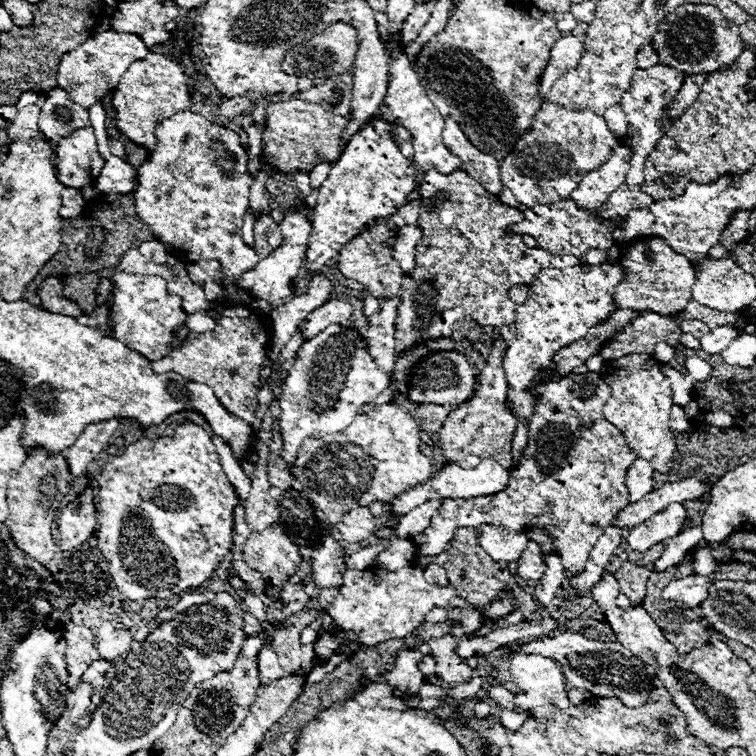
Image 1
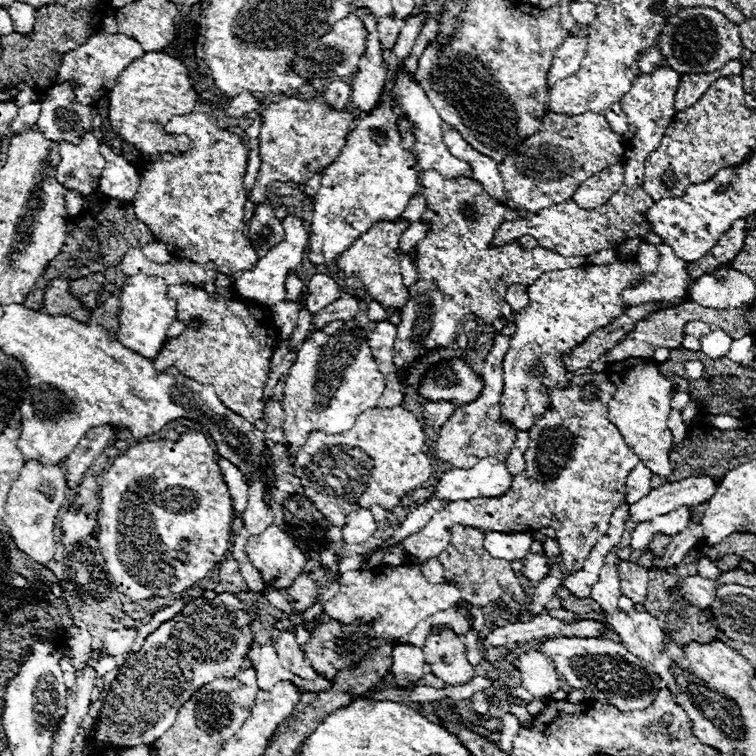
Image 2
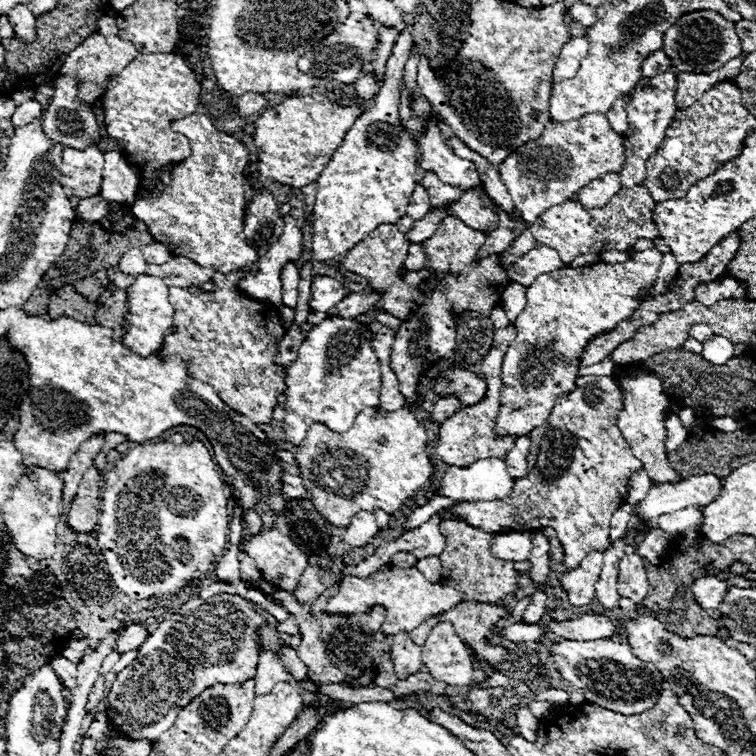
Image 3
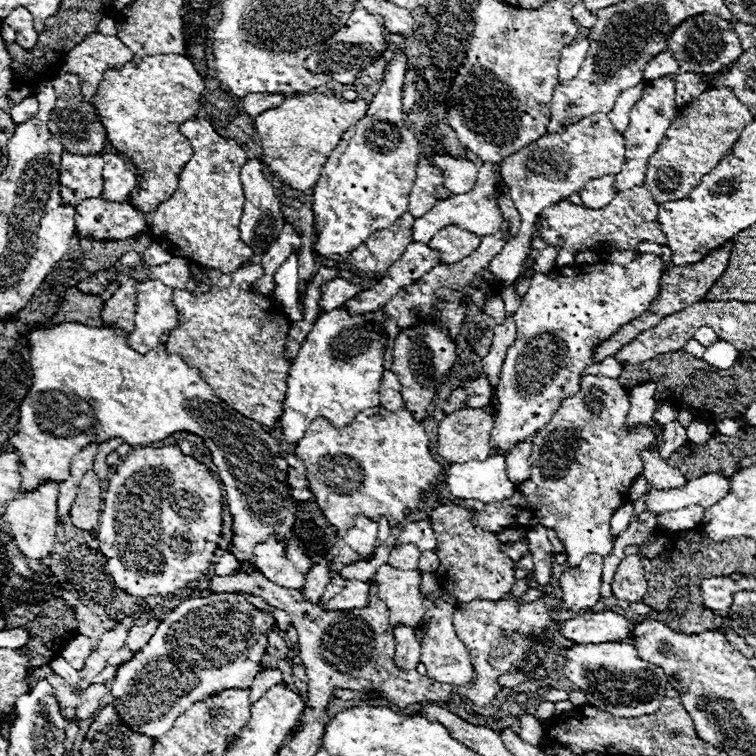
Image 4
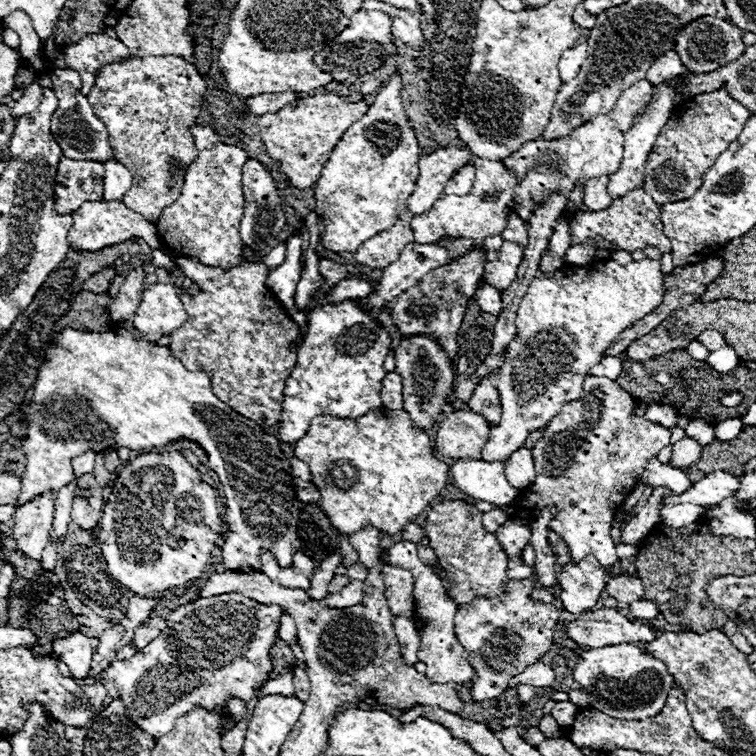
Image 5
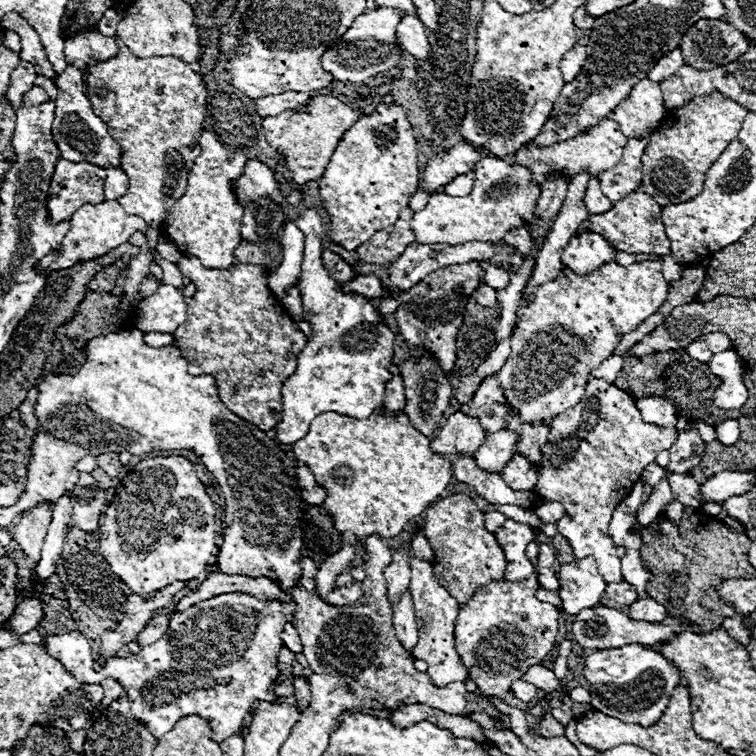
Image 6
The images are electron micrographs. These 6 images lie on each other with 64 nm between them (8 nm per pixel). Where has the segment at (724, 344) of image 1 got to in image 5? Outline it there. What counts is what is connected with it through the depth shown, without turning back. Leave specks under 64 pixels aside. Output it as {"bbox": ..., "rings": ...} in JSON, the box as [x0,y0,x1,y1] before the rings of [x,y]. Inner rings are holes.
{"bbox":[706,344,740,374],"rings":[[[726,344],[726,346],[718,348],[718,350],[708,352],[706,362],[708,362],[708,364],[714,368],[714,370],[728,374],[728,372],[732,372],[732,370],[734,370],[734,368],[740,364],[740,358],[738,358],[738,354],[734,352],[734,348]]]}

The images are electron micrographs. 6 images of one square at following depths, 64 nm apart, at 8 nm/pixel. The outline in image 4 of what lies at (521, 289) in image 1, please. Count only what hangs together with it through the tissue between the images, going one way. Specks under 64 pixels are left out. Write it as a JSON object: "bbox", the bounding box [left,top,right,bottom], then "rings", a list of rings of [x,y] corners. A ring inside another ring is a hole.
{"bbox":[500,286,522,316],"rings":[[[508,286],[508,288],[504,288],[504,290],[500,292],[500,296],[502,296],[502,302],[504,302],[506,314],[508,314],[508,316],[514,316],[516,310],[520,308],[520,302],[522,302],[522,298],[516,294],[516,288],[514,288],[514,286]]]}

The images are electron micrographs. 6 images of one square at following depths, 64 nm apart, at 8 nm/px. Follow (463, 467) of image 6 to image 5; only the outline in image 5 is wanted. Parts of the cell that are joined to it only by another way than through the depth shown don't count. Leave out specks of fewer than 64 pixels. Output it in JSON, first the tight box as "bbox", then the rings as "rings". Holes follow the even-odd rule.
{"bbox":[450,460,518,505],"rings":[[[458,460],[450,466],[450,482],[462,494],[494,505],[511,505],[518,490],[504,476],[502,462]]]}

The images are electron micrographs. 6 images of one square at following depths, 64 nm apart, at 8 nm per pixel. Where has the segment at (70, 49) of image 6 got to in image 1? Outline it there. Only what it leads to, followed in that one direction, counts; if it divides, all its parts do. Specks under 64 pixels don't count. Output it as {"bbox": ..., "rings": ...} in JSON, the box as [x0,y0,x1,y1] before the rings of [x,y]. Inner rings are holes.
{"bbox":[58,30,148,108],"rings":[[[110,30],[98,32],[86,38],[78,48],[62,54],[62,60],[58,66],[58,86],[68,92],[72,102],[82,104],[84,108],[90,108],[106,92],[114,90],[114,86],[126,74],[132,62],[142,60],[146,56],[148,56],[148,48],[138,34],[126,34],[126,32],[118,34]]]}

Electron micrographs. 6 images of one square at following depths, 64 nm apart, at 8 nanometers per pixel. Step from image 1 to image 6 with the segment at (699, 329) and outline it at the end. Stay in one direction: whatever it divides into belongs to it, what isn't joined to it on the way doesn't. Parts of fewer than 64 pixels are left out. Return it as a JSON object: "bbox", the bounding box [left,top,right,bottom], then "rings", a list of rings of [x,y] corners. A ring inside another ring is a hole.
{"bbox":[702,332,732,352],"rings":[[[710,332],[710,334],[704,334],[702,340],[706,342],[706,346],[710,348],[710,352],[722,352],[722,350],[730,350],[732,348],[732,342],[726,334],[722,332]]]}

